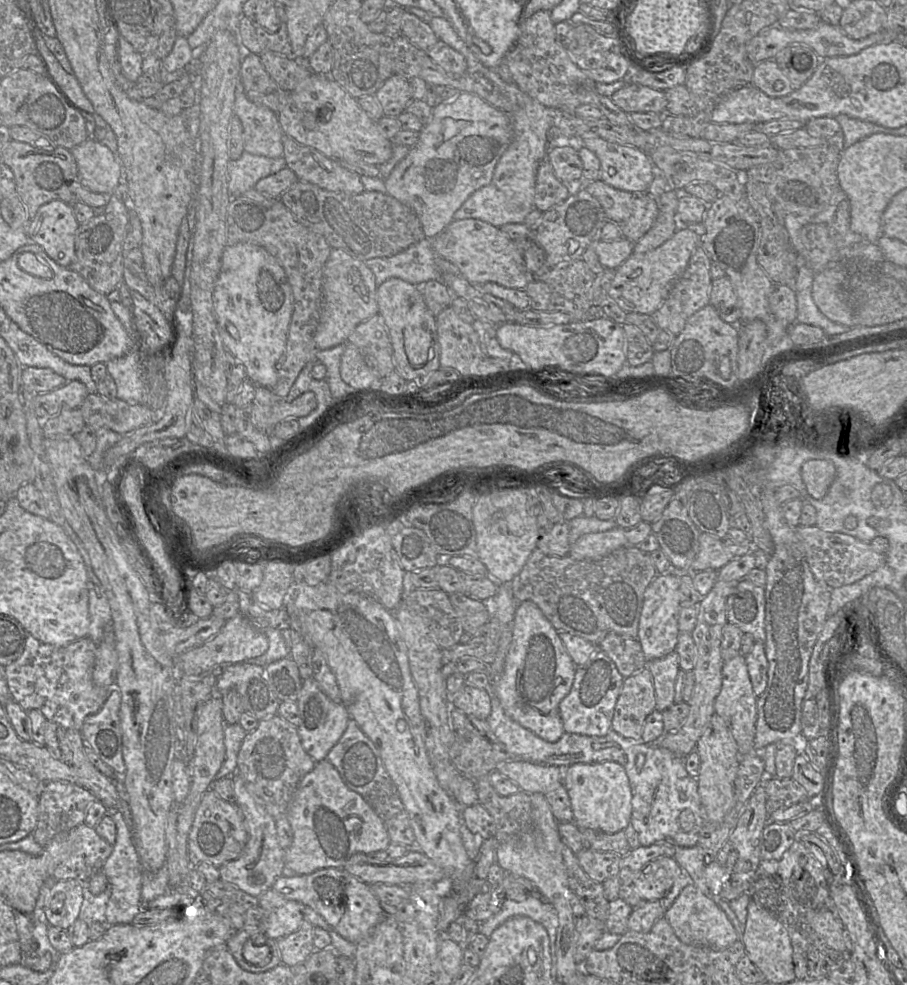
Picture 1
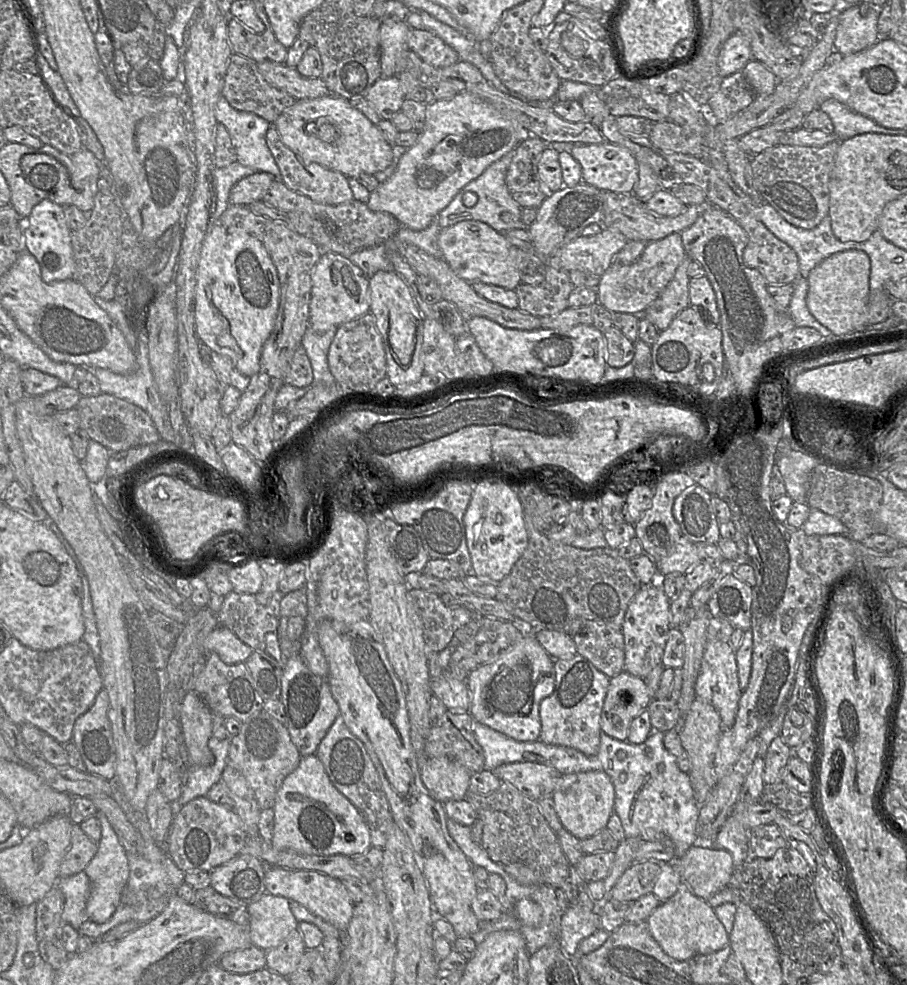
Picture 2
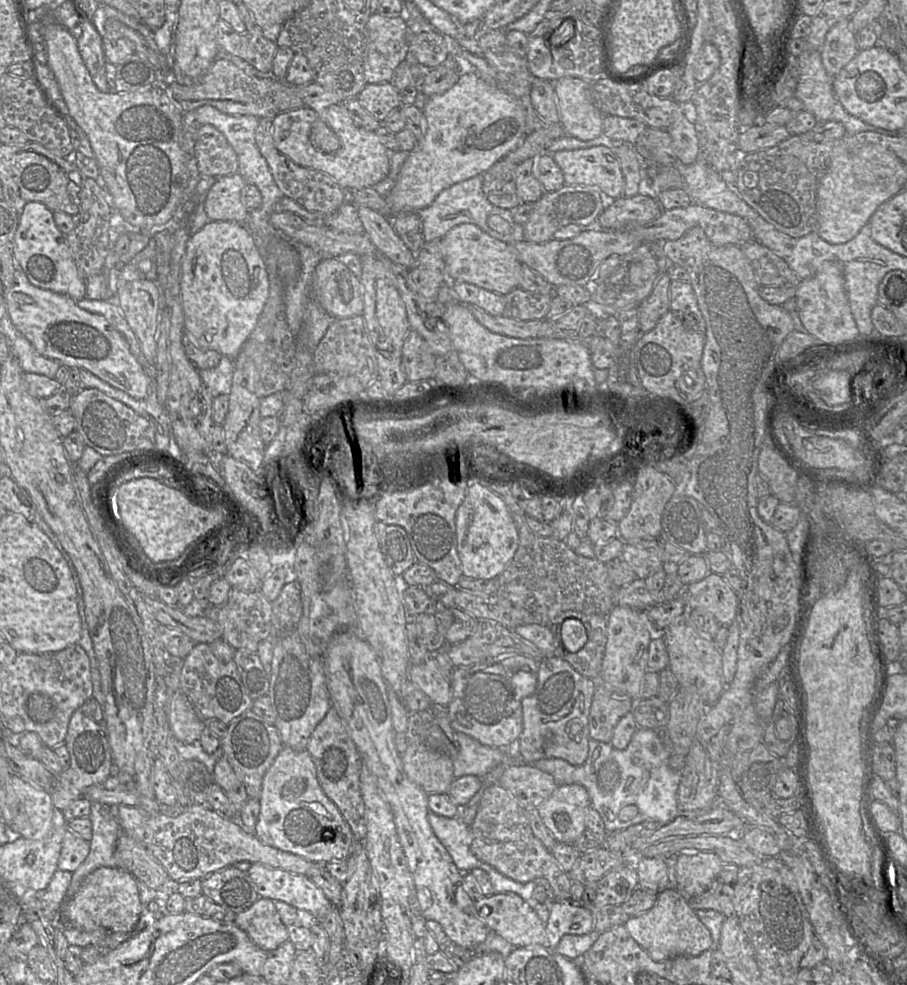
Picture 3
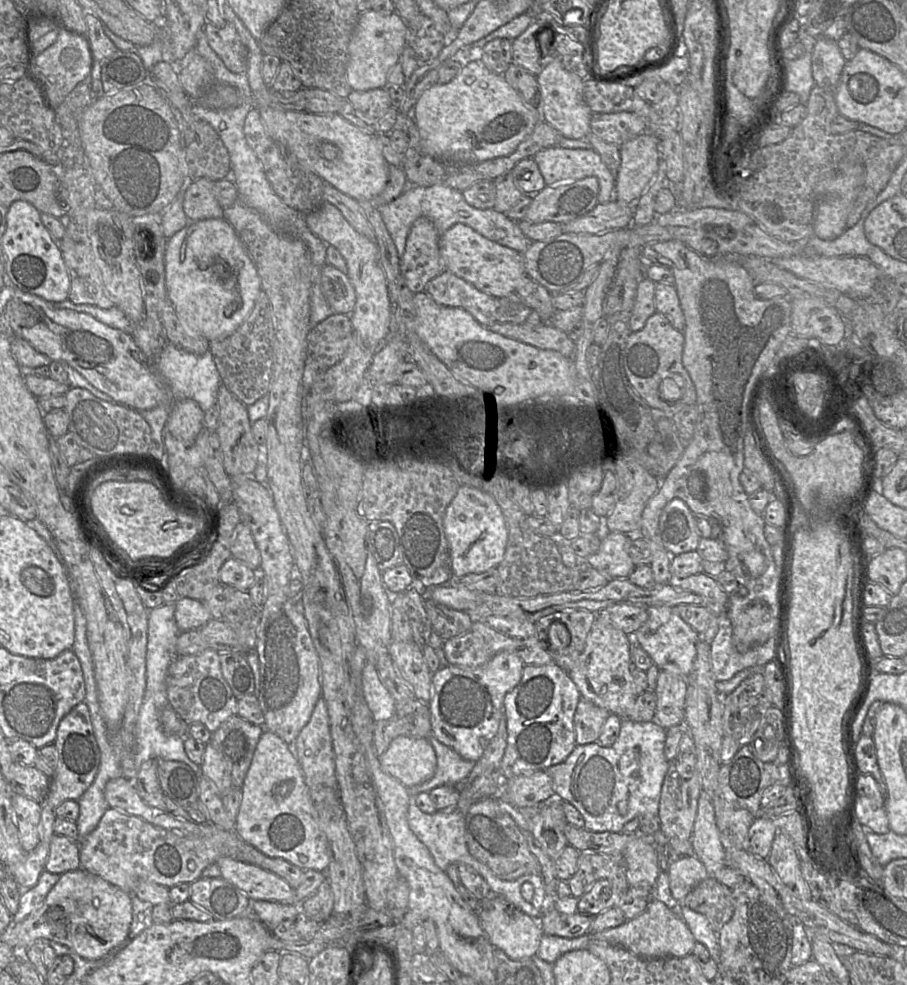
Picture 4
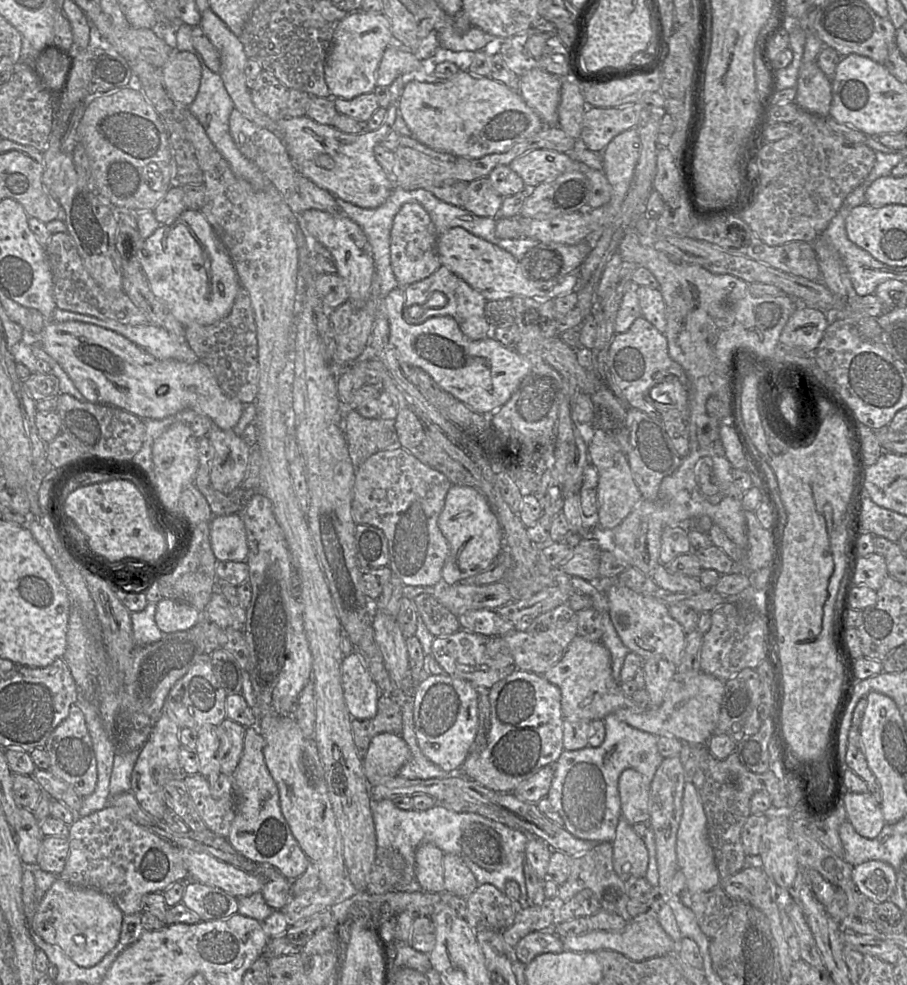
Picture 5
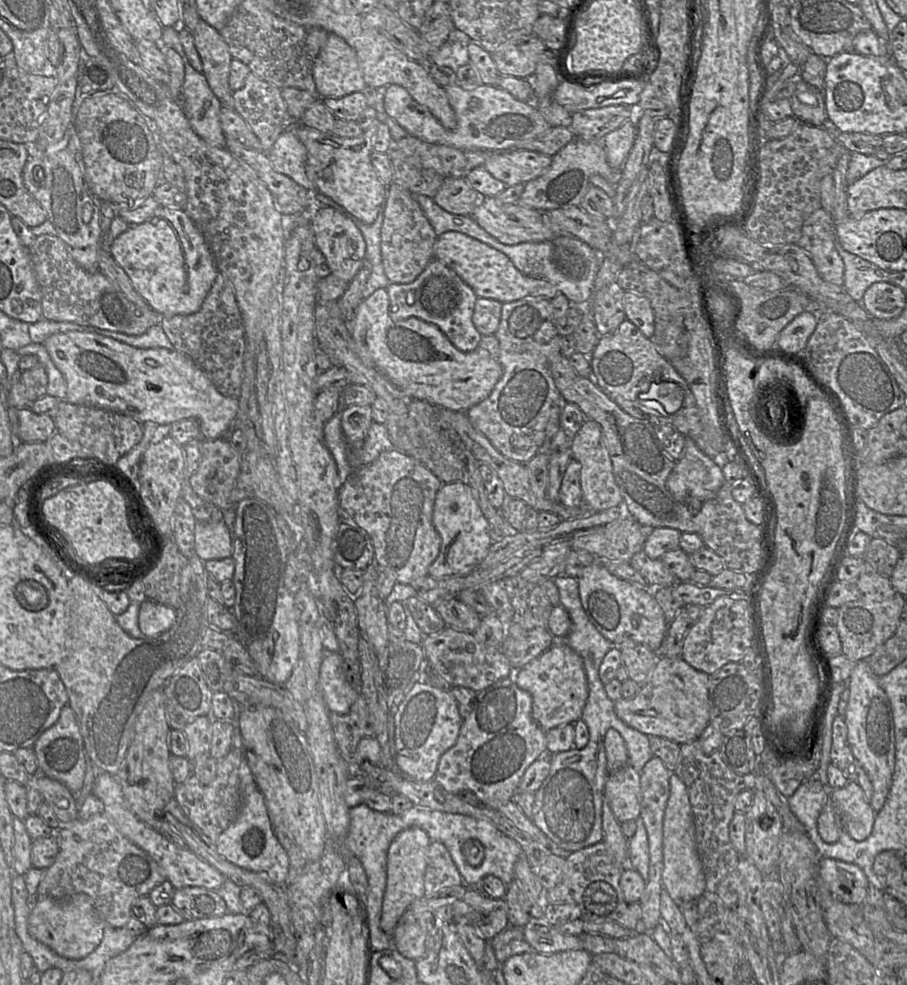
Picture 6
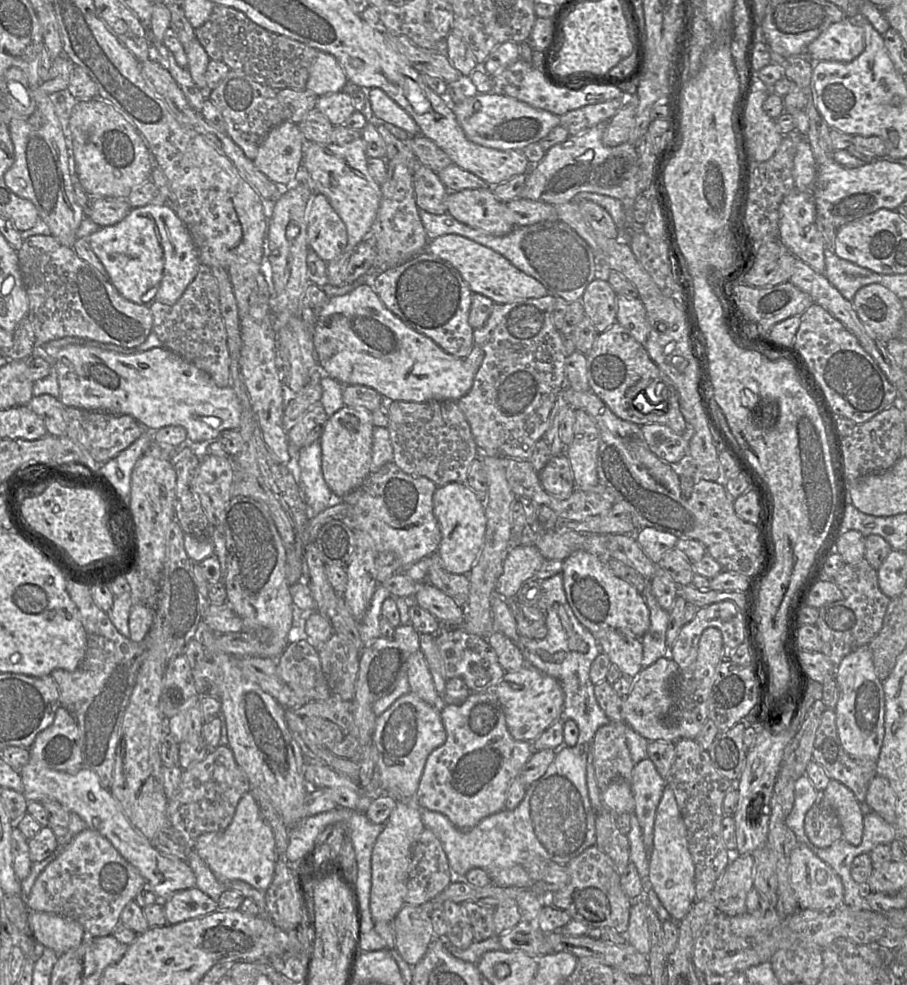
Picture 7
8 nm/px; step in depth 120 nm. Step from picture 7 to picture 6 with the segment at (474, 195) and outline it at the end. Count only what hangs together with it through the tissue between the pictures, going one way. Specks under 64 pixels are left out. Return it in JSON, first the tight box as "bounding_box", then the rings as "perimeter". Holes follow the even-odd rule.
{"bounding_box":[471,198,557,245],"perimeter":[[[484,198],[474,209],[471,217],[485,231],[506,245],[549,241],[557,236],[551,227],[550,219],[542,211],[523,207],[520,204],[501,205],[496,198]]]}

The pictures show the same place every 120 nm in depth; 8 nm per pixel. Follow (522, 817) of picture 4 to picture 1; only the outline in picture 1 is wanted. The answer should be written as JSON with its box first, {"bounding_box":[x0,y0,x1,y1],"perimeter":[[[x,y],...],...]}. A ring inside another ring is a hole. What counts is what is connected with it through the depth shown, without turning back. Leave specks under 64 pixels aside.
{"bounding_box":[562,761,632,833],"perimeter":[[[613,761],[576,763],[562,770],[562,784],[570,798],[573,822],[580,829],[616,833],[630,825],[632,792],[628,776],[621,764]]]}

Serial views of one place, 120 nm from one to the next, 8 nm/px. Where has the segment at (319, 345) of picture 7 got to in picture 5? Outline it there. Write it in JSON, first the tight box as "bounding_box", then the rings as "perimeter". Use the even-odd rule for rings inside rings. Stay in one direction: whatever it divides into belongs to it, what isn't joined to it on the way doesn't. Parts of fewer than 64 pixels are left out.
{"bounding_box":[383,288,530,414],"perimeter":[[[403,288],[391,290],[383,299],[389,323],[389,342],[398,359],[424,370],[444,391],[480,414],[492,414],[502,407],[530,372],[530,361],[515,349],[488,337],[469,340],[451,316],[428,318],[421,324],[409,324],[403,317]]]}

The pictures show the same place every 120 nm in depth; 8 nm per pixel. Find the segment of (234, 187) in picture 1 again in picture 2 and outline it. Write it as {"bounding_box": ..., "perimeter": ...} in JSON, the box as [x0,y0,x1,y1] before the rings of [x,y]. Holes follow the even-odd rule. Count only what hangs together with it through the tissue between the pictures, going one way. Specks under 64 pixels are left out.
{"bounding_box":[213,161,257,222],"perimeter":[[[238,161],[226,167],[216,168],[213,171],[213,186],[217,197],[216,209],[214,212],[214,219],[216,219],[216,222],[218,222],[221,214],[230,205],[229,193],[231,188],[240,179],[255,173],[257,173],[255,169],[244,166]]]}

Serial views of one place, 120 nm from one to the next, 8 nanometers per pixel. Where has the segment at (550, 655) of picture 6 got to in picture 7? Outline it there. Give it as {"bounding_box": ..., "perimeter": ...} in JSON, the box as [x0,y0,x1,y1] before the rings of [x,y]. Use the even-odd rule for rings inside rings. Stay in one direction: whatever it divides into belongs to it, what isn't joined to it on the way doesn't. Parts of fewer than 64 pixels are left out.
{"bounding_box":[488,664,565,742],"perimeter":[[[529,664],[516,672],[506,673],[494,689],[488,690],[493,690],[503,704],[508,730],[515,740],[533,742],[554,722],[562,719],[565,695],[560,683]]]}

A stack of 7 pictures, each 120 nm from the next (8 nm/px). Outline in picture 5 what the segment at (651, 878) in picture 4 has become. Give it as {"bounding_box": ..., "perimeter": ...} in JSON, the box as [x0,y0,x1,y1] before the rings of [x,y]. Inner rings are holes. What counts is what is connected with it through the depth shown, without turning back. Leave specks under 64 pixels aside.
{"bounding_box":[613,819,648,881],"perimeter":[[[620,819],[613,848],[613,867],[622,881],[631,877],[645,878],[648,870],[648,850],[645,842],[628,822]]]}

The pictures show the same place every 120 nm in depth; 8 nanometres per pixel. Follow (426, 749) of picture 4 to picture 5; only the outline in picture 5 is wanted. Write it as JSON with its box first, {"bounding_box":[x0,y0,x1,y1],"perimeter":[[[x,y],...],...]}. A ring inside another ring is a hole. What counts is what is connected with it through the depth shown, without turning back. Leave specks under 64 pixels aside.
{"bounding_box":[362,733,410,786],"perimeter":[[[381,733],[371,740],[368,750],[362,758],[363,772],[371,786],[380,784],[387,779],[398,776],[399,770],[410,757],[410,748],[400,734]]]}

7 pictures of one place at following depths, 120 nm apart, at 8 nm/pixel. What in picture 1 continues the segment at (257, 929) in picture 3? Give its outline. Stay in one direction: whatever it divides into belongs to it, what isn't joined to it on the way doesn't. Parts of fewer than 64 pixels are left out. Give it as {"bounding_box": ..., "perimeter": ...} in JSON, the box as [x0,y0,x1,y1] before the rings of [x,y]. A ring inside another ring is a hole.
{"bounding_box":[258,889,305,938],"perimeter":[[[272,889],[258,898],[262,910],[261,929],[269,938],[285,938],[305,922],[303,904],[286,899]]]}

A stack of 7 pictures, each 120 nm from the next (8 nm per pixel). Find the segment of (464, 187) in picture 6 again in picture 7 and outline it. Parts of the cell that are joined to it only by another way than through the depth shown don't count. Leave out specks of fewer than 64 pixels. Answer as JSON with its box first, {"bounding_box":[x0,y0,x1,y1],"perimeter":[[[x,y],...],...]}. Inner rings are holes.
{"bounding_box":[413,165,449,215],"perimeter":[[[418,165],[413,172],[413,186],[419,210],[435,215],[447,213],[445,199],[449,193],[437,173]]]}

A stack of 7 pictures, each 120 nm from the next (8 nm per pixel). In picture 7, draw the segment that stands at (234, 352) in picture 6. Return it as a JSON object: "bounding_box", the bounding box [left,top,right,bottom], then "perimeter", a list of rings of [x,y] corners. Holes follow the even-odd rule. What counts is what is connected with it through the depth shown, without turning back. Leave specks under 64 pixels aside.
{"bounding_box":[149,265,231,387],"perimeter":[[[200,265],[195,278],[176,303],[155,302],[149,308],[153,315],[152,331],[163,347],[207,373],[219,387],[231,385],[227,331],[220,311],[218,283],[211,267]]]}

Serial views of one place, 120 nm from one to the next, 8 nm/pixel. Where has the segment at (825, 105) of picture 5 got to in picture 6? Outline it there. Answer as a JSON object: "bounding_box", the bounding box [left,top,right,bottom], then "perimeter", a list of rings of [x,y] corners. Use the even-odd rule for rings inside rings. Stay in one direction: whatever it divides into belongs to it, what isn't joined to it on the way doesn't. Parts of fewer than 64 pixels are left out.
{"bounding_box":[790,77,827,126],"perimeter":[[[798,77],[796,89],[790,98],[793,116],[800,122],[824,126],[827,121],[825,96],[818,88]]]}

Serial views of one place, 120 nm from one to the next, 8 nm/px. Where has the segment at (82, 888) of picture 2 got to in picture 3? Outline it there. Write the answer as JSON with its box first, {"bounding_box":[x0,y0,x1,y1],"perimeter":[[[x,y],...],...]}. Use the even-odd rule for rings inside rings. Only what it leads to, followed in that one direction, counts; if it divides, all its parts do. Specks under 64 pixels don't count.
{"bounding_box":[34,870,72,920],"perimeter":[[[56,870],[48,886],[34,893],[34,898],[40,899],[40,910],[36,914],[37,920],[58,920],[67,898],[72,874],[69,871]]]}

